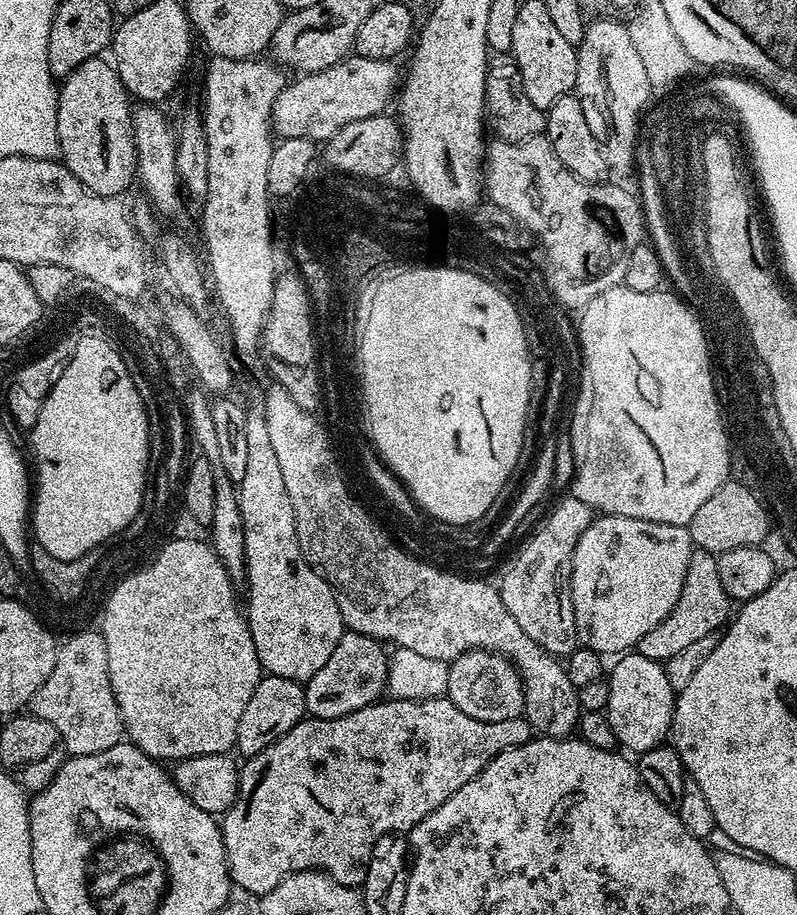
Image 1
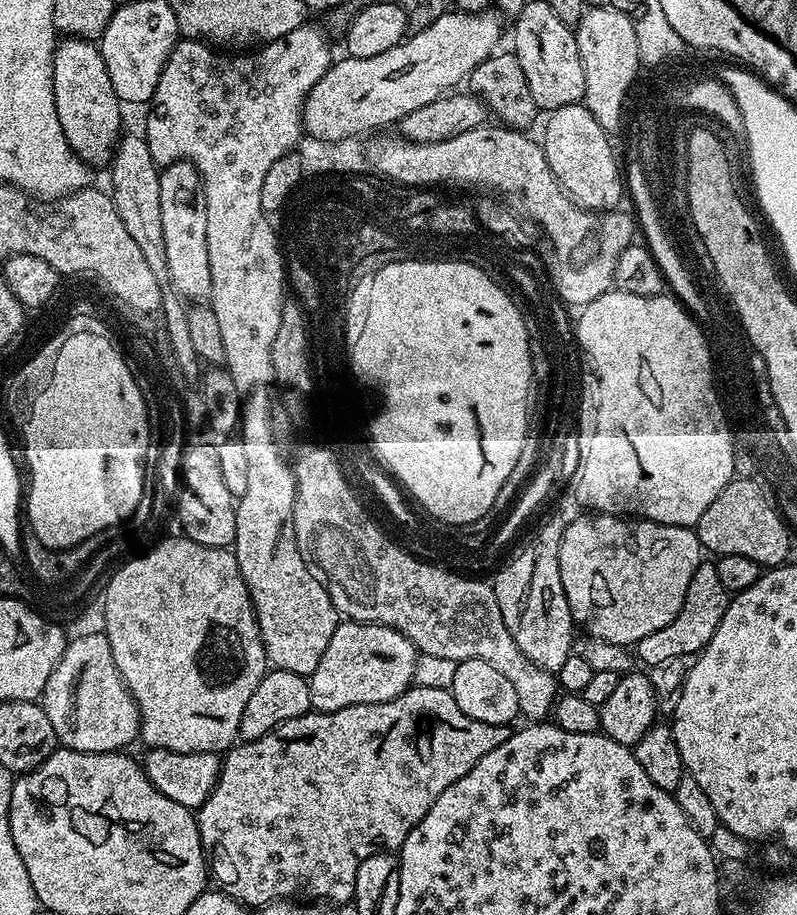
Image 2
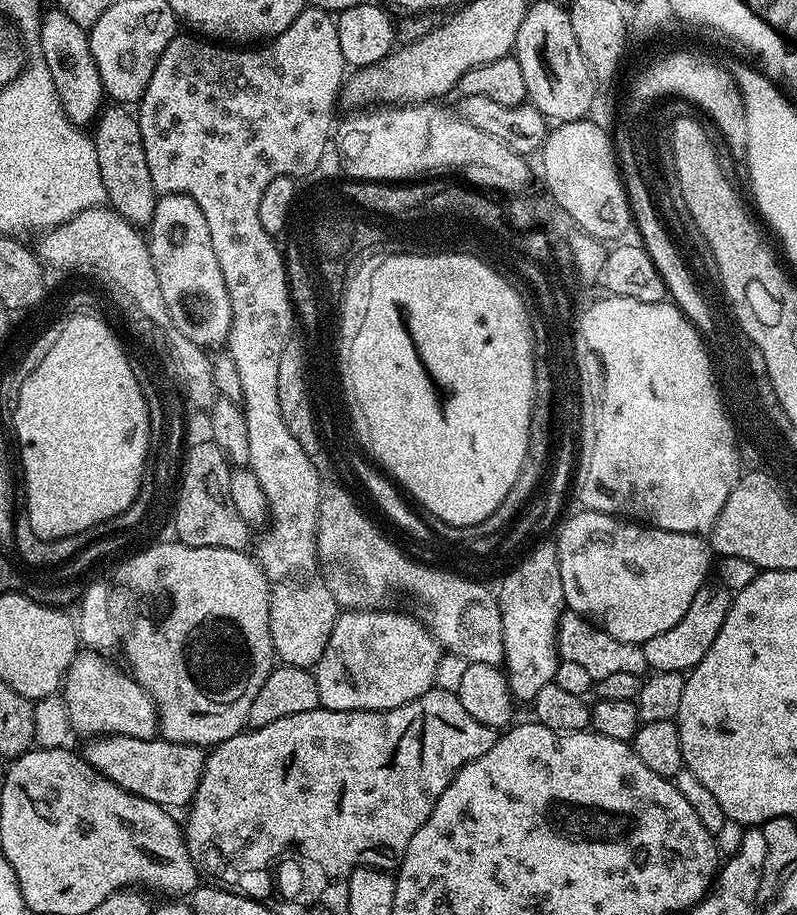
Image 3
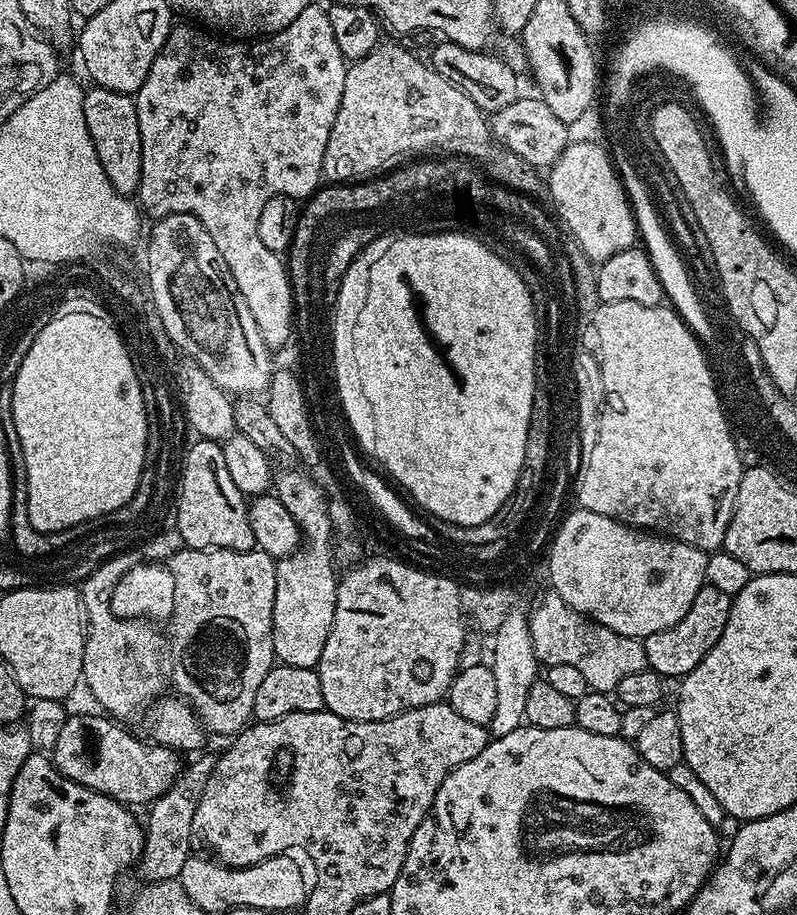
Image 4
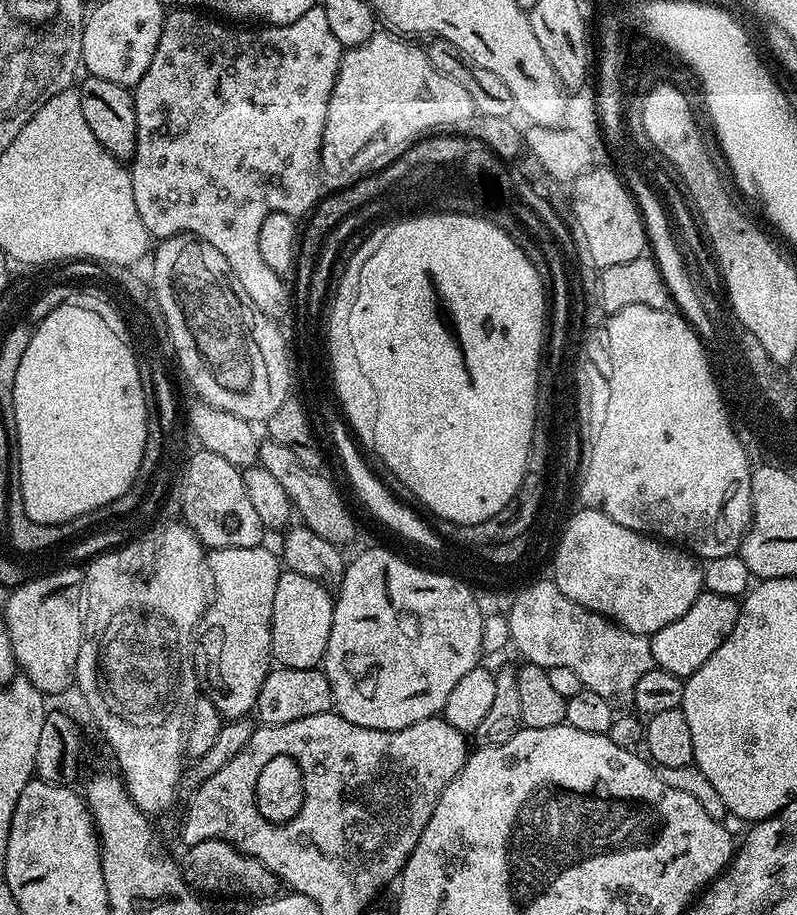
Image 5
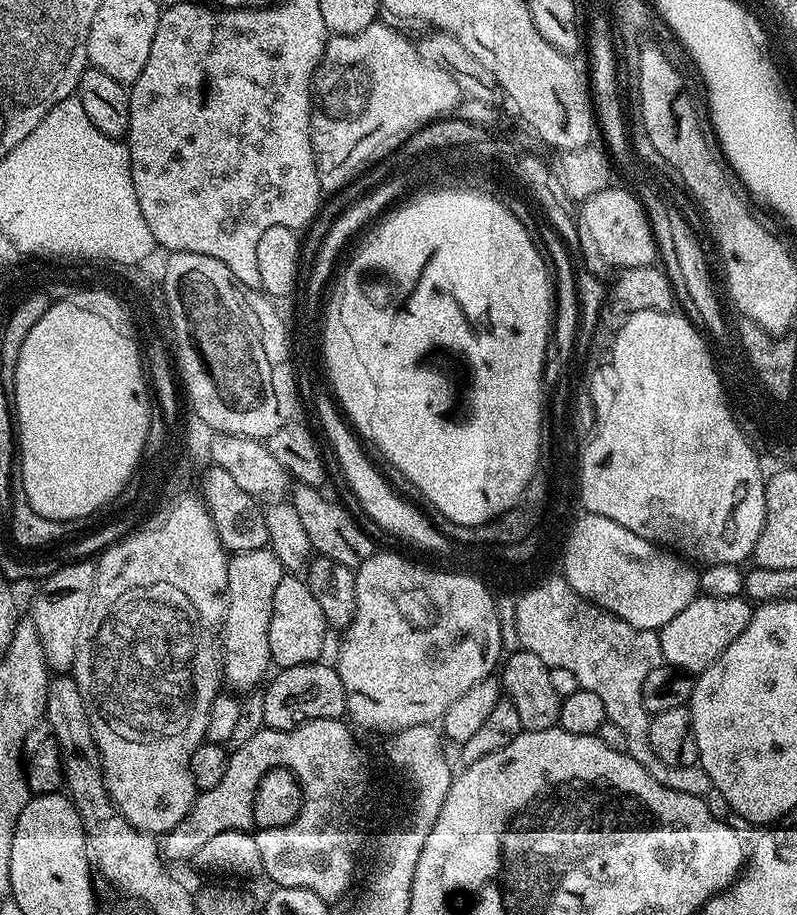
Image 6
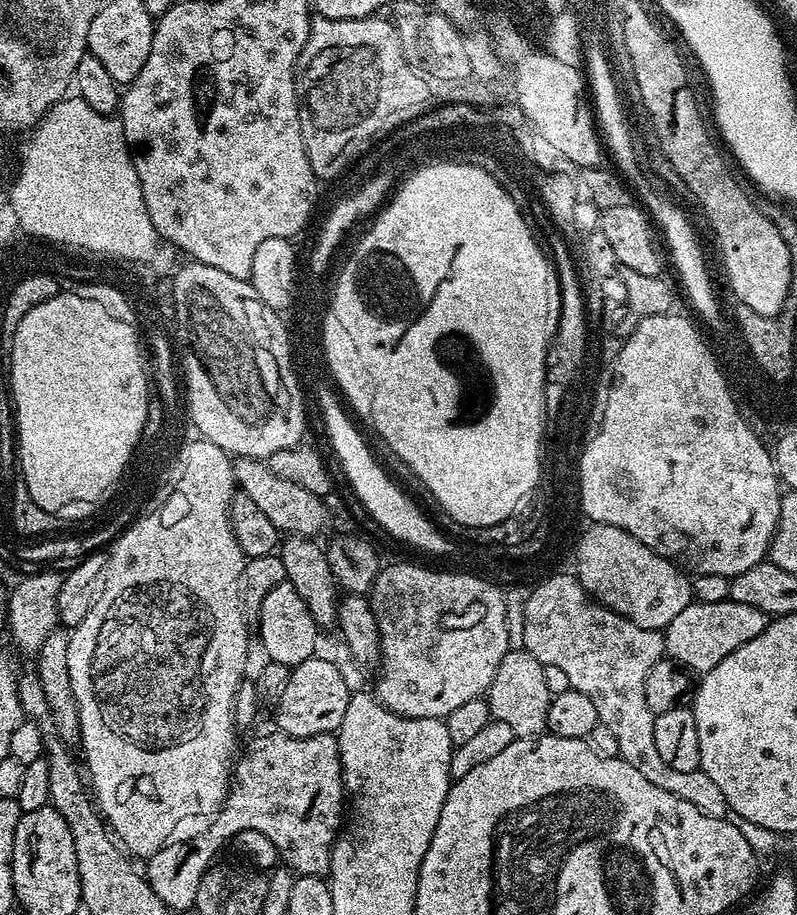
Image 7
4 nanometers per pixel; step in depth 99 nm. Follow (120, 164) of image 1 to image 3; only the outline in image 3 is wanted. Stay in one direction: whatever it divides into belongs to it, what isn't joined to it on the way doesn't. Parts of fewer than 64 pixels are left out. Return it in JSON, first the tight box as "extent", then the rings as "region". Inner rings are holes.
{"extent":[40,6,106,126],"region":[[[55,6],[49,7],[40,18],[40,52],[44,65],[50,70],[50,78],[54,78],[54,90],[58,90],[58,98],[62,102],[62,110],[77,126],[88,126],[100,115],[106,104],[102,78],[98,74],[98,66],[94,62],[94,54],[90,54],[90,42],[85,28],[78,26]]]}

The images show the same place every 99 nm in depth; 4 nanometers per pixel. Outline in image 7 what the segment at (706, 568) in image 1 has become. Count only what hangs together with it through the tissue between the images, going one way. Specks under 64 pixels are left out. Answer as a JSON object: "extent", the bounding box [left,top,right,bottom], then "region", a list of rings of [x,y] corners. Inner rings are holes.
{"extent":[663,599,769,674],"region":[[[727,599],[722,602],[702,602],[696,600],[688,604],[674,622],[663,629],[664,647],[667,655],[677,664],[684,665],[693,674],[703,674],[714,670],[726,654],[734,654],[738,646],[746,646],[750,638],[758,638],[766,630],[769,616],[755,606],[745,606],[743,602]]]}

